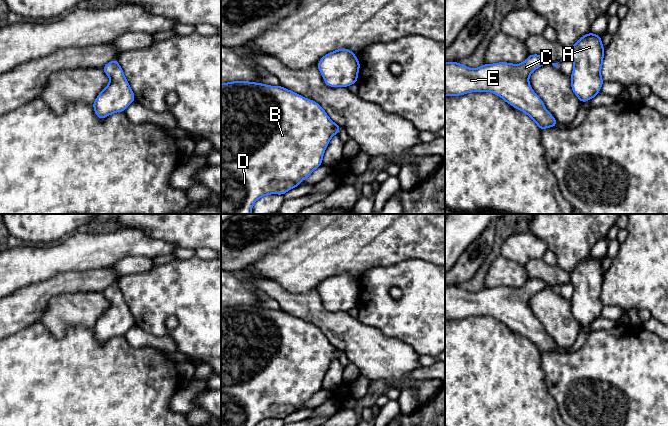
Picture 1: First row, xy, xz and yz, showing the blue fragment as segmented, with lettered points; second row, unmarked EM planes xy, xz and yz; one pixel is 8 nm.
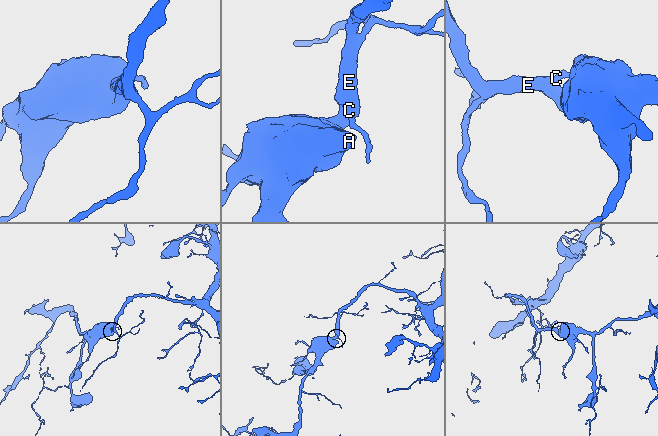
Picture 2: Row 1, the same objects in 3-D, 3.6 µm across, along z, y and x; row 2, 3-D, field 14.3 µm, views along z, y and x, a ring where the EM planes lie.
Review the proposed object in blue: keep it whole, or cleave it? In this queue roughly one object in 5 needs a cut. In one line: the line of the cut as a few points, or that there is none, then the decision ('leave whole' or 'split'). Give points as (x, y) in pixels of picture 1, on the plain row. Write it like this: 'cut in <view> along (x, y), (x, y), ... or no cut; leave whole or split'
no cut; leave whole

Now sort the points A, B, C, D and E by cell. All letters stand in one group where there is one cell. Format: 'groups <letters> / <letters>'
groups A B C D E

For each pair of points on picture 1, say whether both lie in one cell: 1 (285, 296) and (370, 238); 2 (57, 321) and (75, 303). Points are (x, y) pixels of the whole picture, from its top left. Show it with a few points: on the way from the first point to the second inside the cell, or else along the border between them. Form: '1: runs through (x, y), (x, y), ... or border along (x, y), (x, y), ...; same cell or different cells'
1: border along (271, 278), (292, 292), (309, 292), (314, 289); different cells
2: runs through (61, 317), (71, 307); same cell

